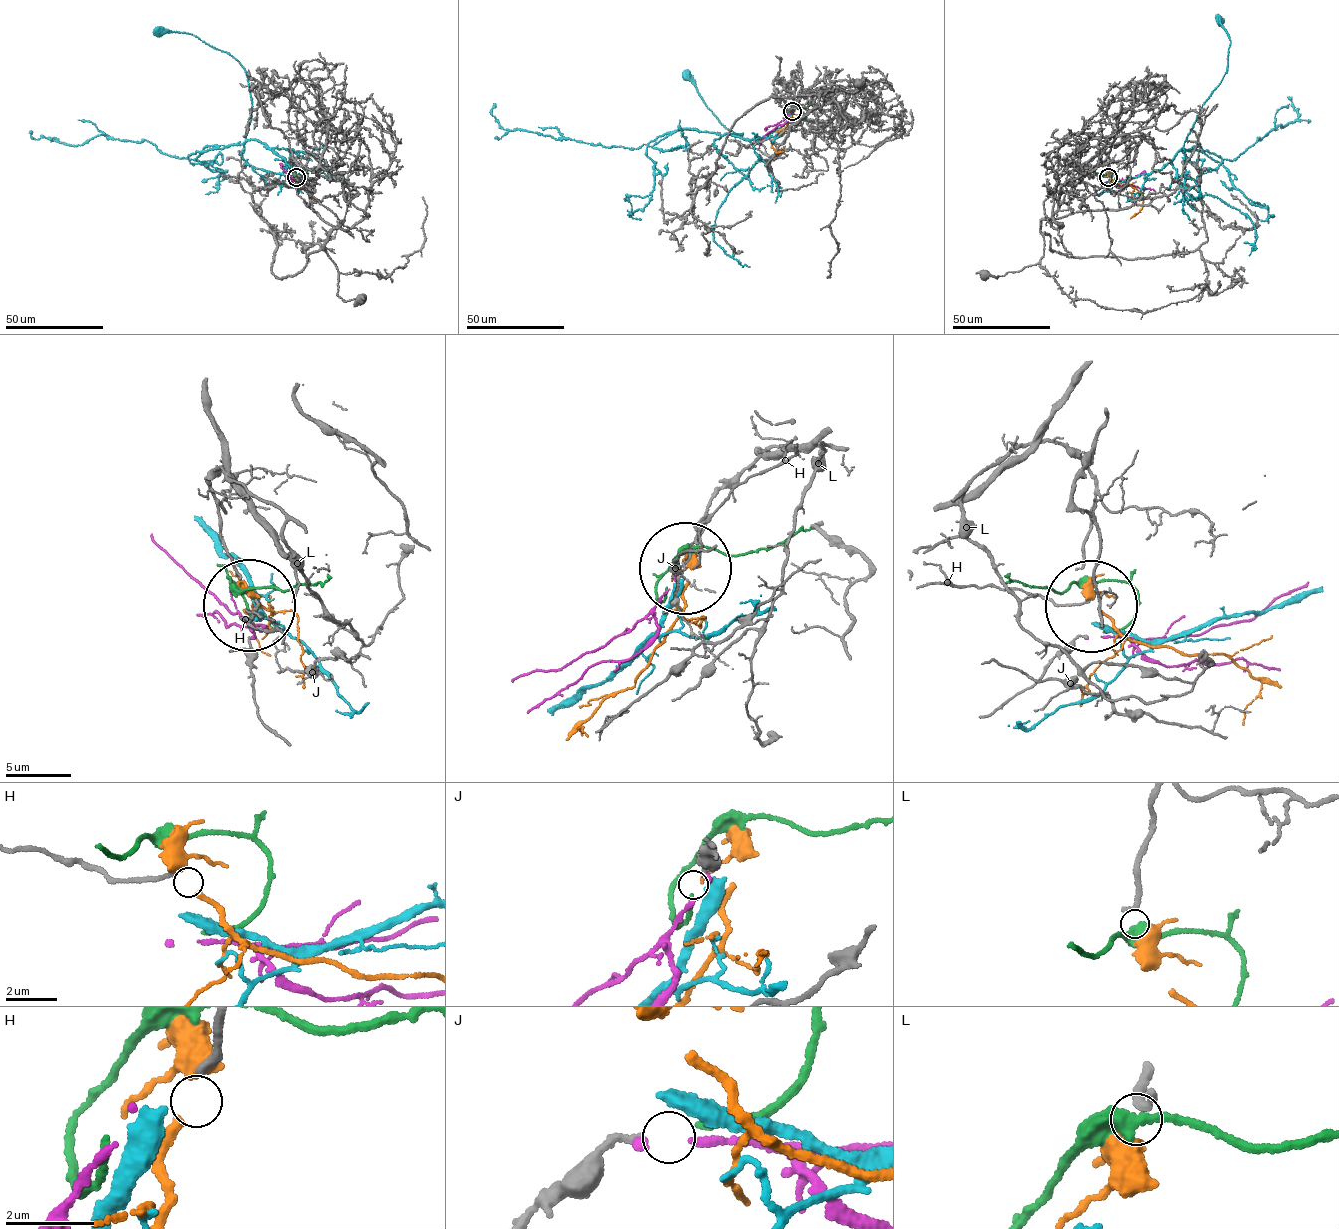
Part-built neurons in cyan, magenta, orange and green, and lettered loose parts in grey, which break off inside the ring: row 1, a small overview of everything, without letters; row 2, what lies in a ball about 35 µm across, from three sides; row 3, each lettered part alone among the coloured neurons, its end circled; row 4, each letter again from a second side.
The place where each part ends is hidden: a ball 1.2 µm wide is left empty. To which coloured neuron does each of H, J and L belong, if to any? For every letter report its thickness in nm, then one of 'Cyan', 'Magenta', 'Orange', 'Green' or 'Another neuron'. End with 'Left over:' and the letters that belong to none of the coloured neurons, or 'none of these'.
H: Thickness 170 nm. Another neuron
J: Thickness 160 nm. Green
L: Thickness 220 nm. Orange
Left over: H

